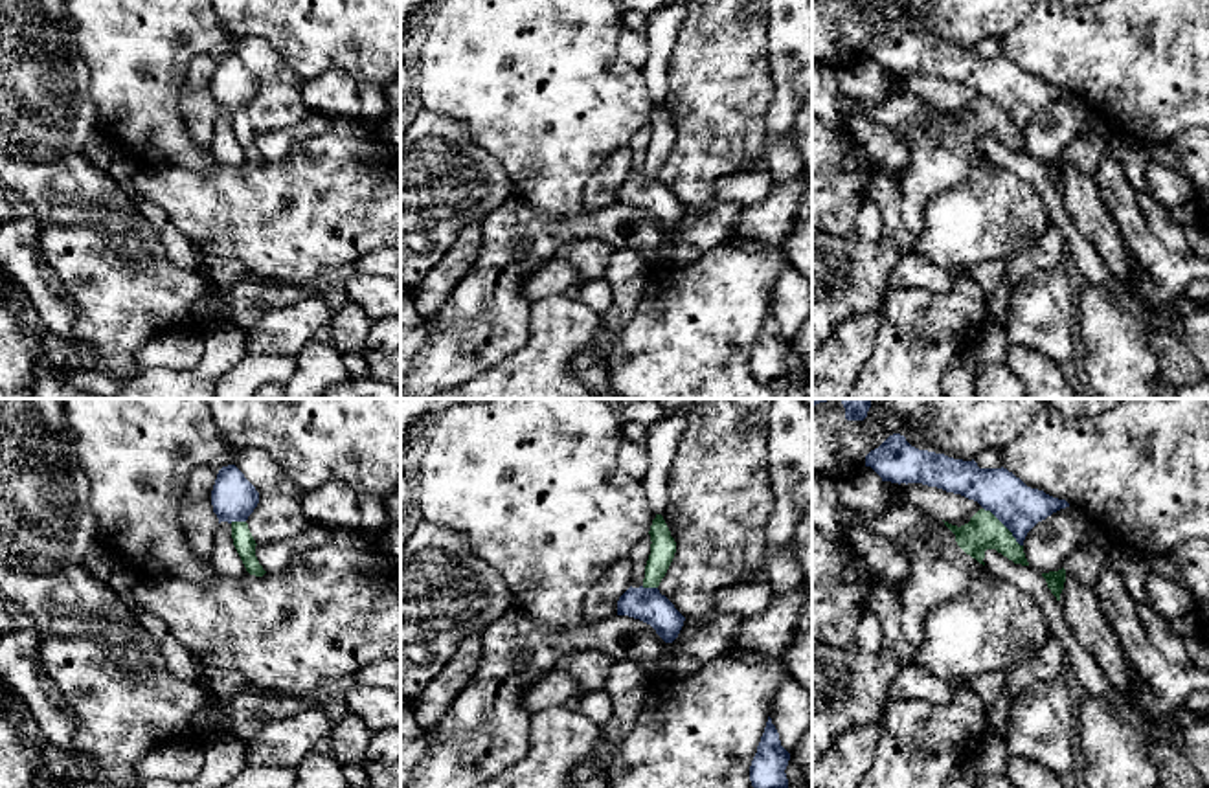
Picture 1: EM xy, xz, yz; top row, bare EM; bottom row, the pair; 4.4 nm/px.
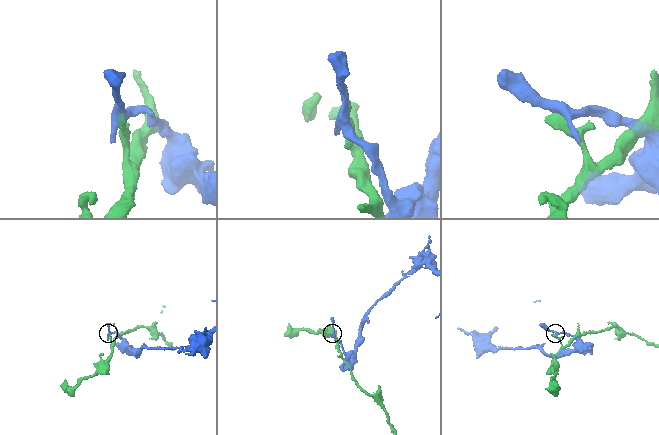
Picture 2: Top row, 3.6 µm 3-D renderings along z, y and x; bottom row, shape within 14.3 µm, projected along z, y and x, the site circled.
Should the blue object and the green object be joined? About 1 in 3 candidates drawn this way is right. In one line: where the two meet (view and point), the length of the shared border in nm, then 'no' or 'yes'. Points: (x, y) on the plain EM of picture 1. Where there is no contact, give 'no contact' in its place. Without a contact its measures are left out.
contact yz (1004, 112); length 240 nm; no

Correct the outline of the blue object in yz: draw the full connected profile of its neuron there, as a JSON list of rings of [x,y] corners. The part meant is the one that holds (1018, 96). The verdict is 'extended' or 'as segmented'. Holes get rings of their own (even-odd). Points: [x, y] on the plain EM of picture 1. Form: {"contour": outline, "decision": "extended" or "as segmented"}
{"contour": [[[889,24],[865,44],[882,70],[922,72],[961,83],[990,99],[1020,134],[1027,121],[1053,101],[1069,96],[1066,88],[1027,75],[1007,57],[979,57],[977,51],[954,48],[944,42],[919,39],[904,24]]], "decision": "as segmented"}

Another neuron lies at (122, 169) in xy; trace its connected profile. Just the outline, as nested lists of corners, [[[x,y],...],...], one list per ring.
[[[118,154],[114,156],[108,174],[127,191],[130,191],[138,167],[130,158]]]

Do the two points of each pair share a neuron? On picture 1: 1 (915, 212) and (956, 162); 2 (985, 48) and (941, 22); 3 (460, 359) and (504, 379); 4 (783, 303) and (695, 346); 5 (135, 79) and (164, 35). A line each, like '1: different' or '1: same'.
1: same
2: different
3: different
4: different
5: same

